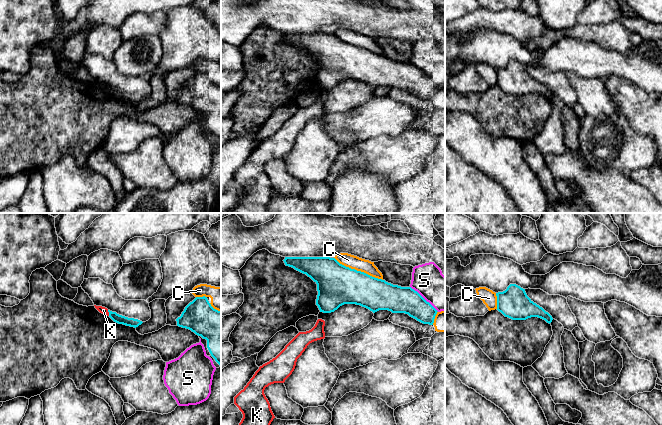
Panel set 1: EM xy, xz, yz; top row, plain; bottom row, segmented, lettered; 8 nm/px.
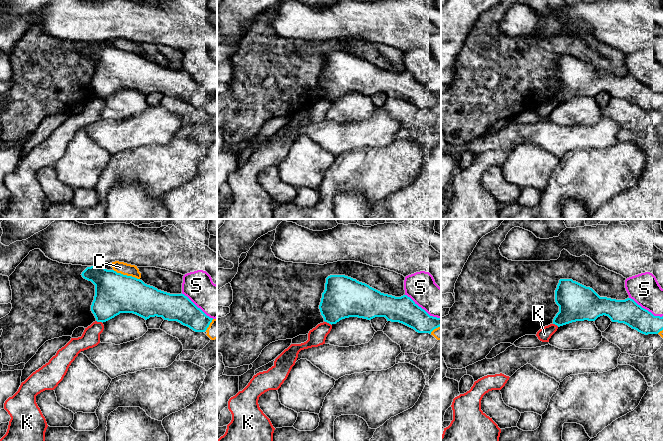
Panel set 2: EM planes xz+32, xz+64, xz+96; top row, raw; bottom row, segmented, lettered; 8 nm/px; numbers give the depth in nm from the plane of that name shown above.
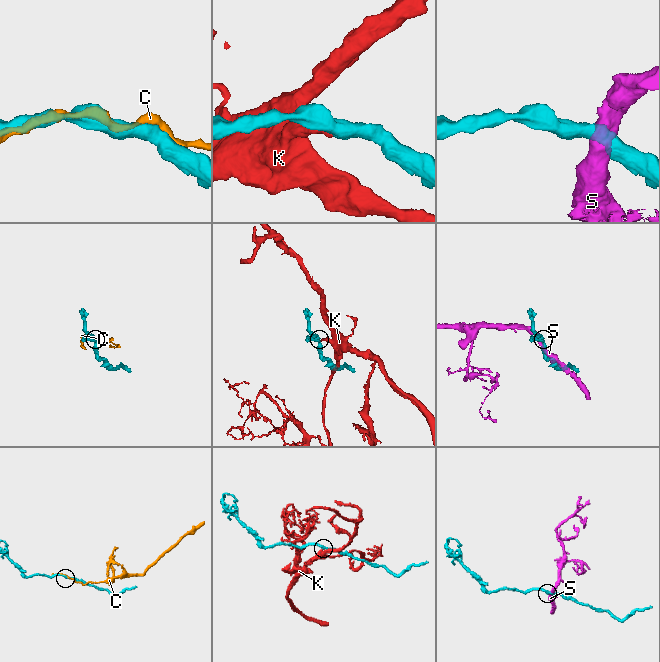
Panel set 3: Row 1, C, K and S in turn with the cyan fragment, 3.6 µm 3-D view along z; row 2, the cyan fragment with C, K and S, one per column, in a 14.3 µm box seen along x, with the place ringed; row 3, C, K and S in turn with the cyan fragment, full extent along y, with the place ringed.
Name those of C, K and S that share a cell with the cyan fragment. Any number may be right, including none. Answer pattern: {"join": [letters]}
{"join": []}

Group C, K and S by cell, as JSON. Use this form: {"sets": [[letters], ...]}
{"sets": [["C"], ["K"], ["S"]]}

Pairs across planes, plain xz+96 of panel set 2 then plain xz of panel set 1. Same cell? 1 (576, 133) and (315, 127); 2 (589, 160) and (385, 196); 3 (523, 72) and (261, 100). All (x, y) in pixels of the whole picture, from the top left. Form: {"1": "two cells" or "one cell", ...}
{"1": "two cells", "2": "two cells", "3": "one cell"}

